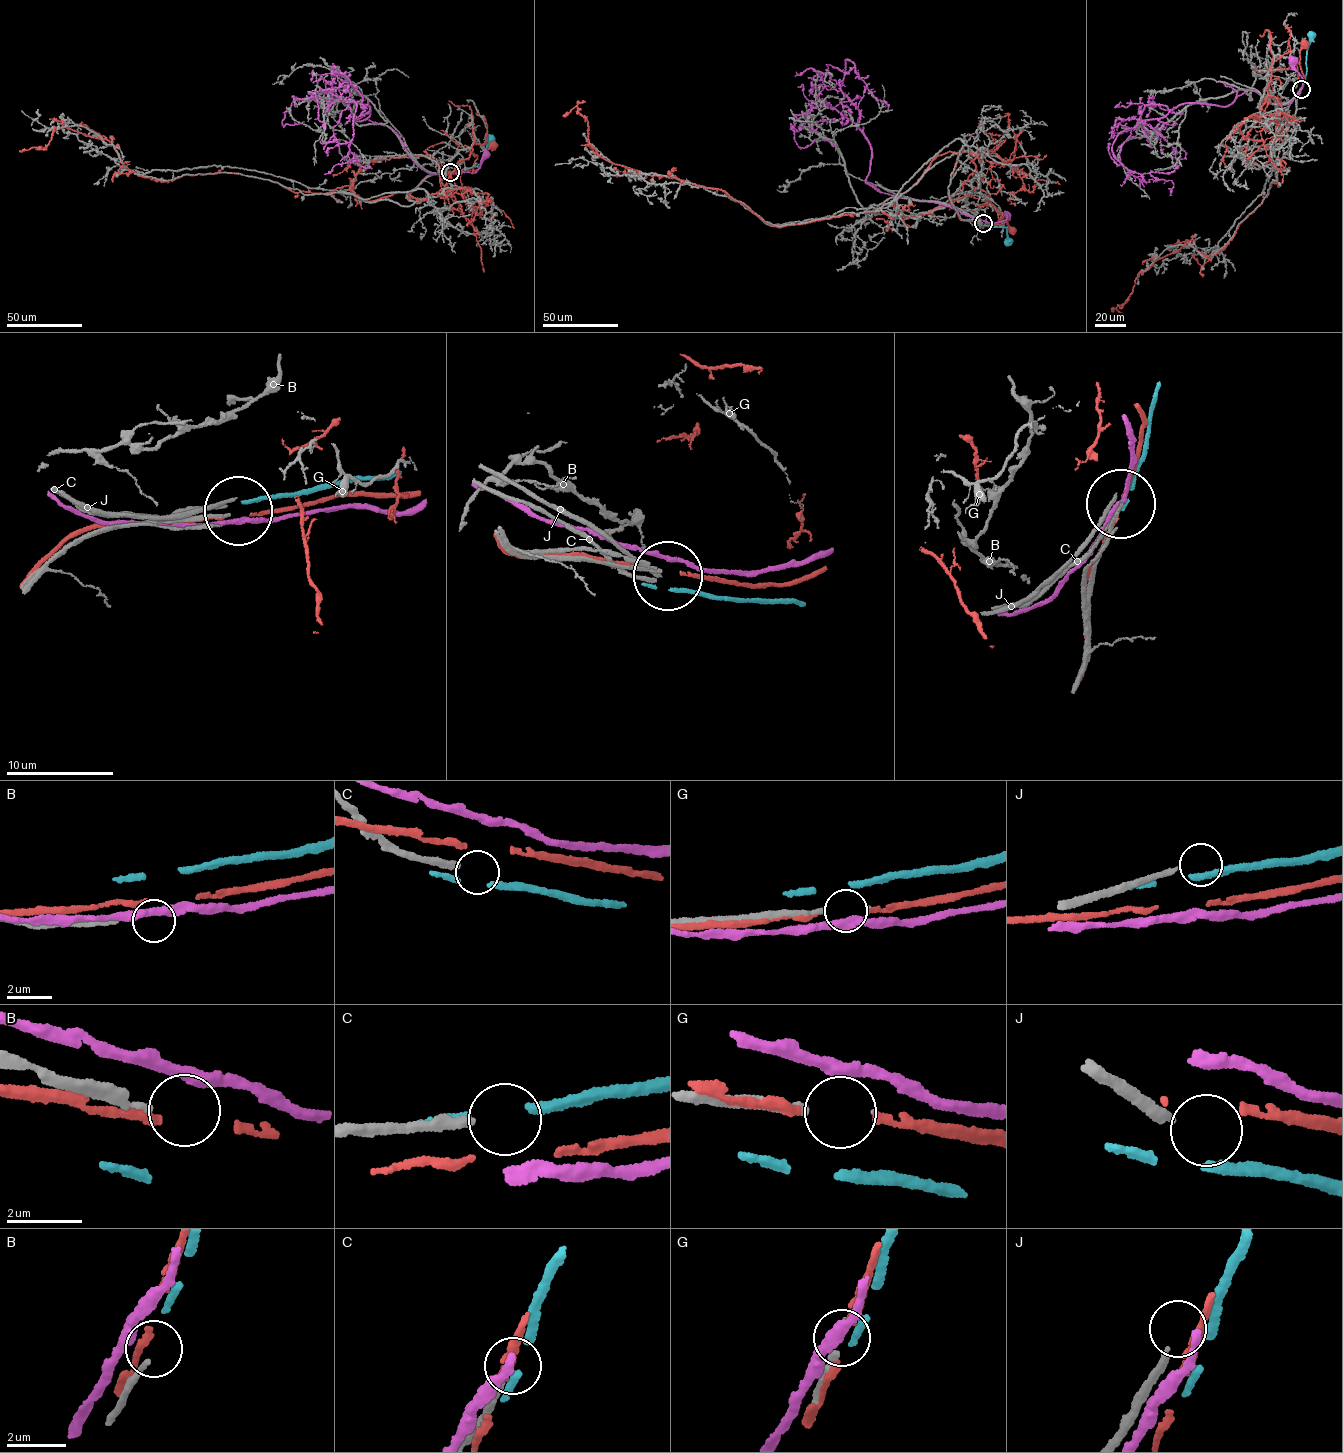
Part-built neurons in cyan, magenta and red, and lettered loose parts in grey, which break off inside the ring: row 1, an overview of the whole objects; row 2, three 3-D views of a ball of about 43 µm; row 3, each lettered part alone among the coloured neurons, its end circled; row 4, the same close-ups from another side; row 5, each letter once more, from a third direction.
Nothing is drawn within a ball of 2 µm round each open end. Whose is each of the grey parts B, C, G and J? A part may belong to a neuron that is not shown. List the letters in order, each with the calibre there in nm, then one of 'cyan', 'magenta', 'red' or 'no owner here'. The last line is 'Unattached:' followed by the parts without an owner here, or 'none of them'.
B: 160 nm thick; no owner here
C: 300 nm thick; no owner here
G: 240 nm thick; no owner here
J: 240 nm thick; no owner here
Unattached: B, C, G, J

